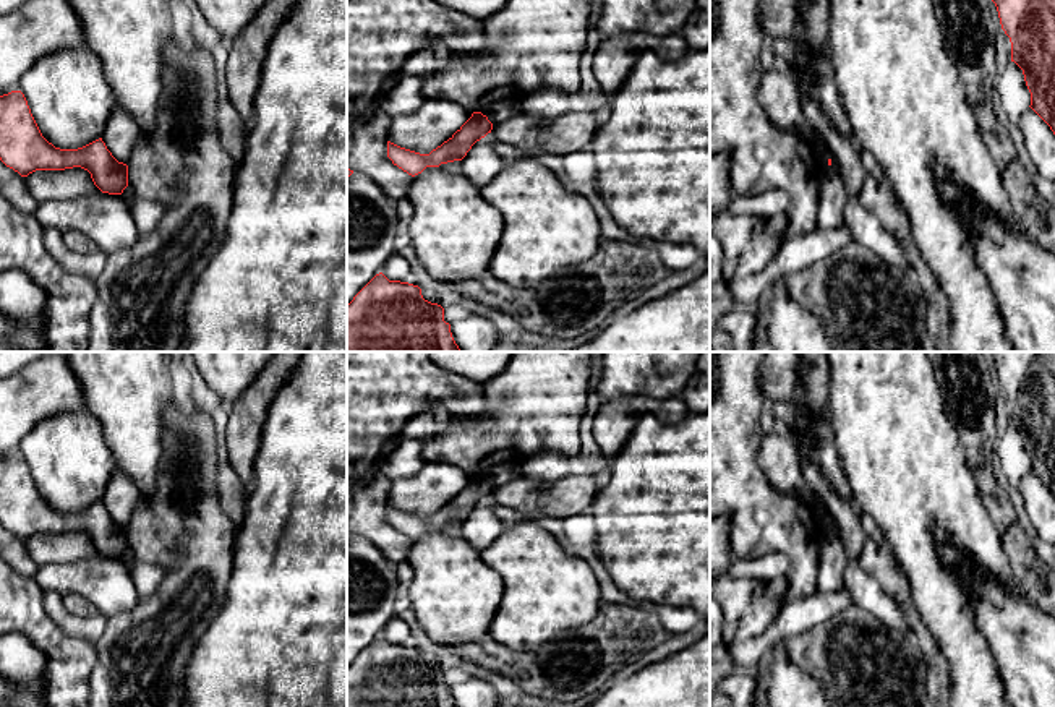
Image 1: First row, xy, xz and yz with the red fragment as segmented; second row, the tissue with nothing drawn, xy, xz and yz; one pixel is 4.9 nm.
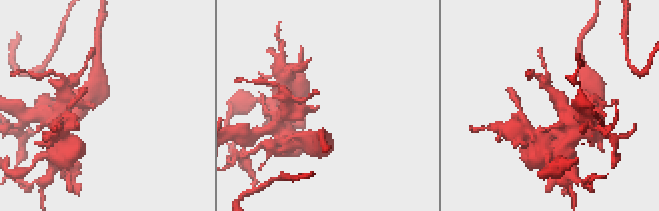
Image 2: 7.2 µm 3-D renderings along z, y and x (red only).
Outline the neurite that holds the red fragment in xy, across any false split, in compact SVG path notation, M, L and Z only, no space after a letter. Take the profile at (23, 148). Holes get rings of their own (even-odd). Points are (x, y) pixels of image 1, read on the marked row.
M21 91L0 96L0 161L21 177L36 170L81 167L109 195L122 195L128 186L128 165L112 156L102 138L78 149L60 149L49 143Z

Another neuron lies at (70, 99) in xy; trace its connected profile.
M86 45L41 57L19 91L42 136L60 149L78 149L99 138L115 105L102 62Z

